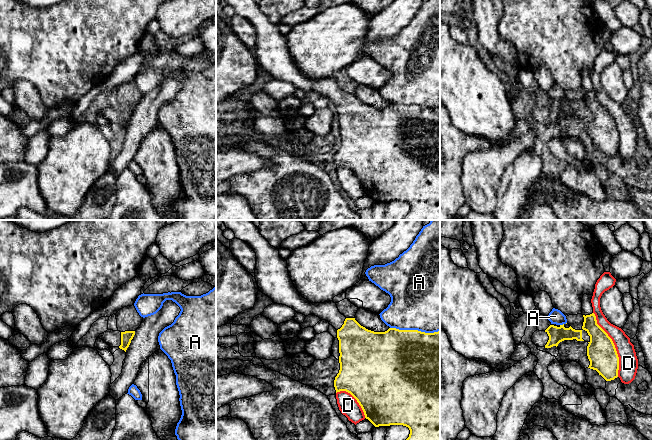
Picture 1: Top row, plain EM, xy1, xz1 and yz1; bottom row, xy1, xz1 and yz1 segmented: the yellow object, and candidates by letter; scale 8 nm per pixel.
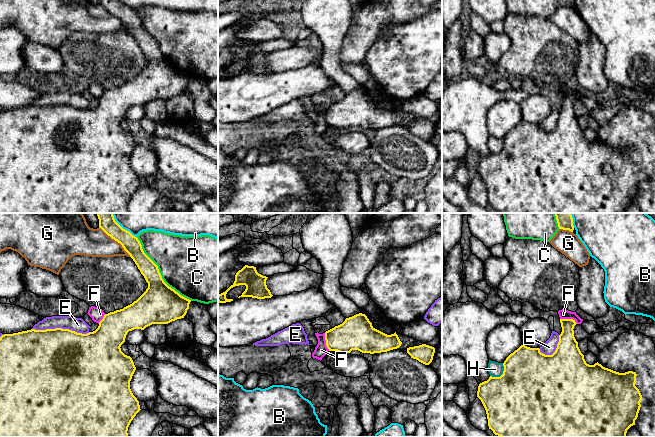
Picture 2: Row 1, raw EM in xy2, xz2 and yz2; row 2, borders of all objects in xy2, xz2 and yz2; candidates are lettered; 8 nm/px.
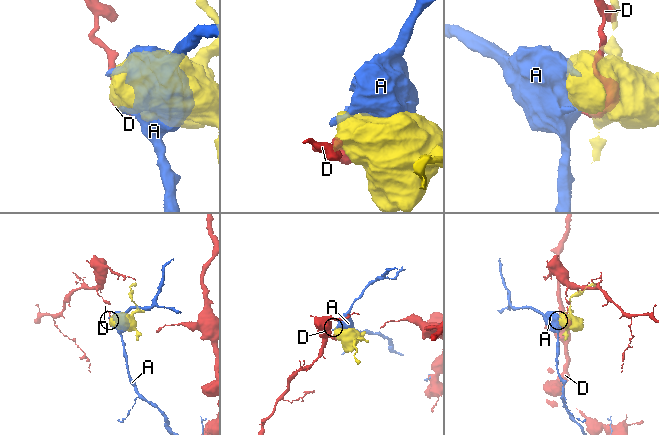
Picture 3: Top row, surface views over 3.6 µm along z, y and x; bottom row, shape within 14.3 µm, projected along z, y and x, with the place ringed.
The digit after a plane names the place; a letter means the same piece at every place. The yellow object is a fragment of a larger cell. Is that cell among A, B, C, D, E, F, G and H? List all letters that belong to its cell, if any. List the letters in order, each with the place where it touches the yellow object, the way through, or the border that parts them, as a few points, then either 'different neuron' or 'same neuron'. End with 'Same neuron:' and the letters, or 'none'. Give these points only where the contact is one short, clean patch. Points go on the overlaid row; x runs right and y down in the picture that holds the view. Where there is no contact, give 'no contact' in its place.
A: contact xz1 (415, 330); different neuron
B: contact xy2 (121, 227); different neuron
C: contact xy2 (159, 273); different neuron
D: contact yz1 (613, 344); different neuron
E: contact xy2 (61, 328); different neuron
F: contact yz2 (569, 319); border yz2 (560, 318), (572, 318), (577, 323); different neuron
G: contact xy2 (116, 240); different neuron
H: contact yz2 (502, 374); different neuron
Same neuron: none

